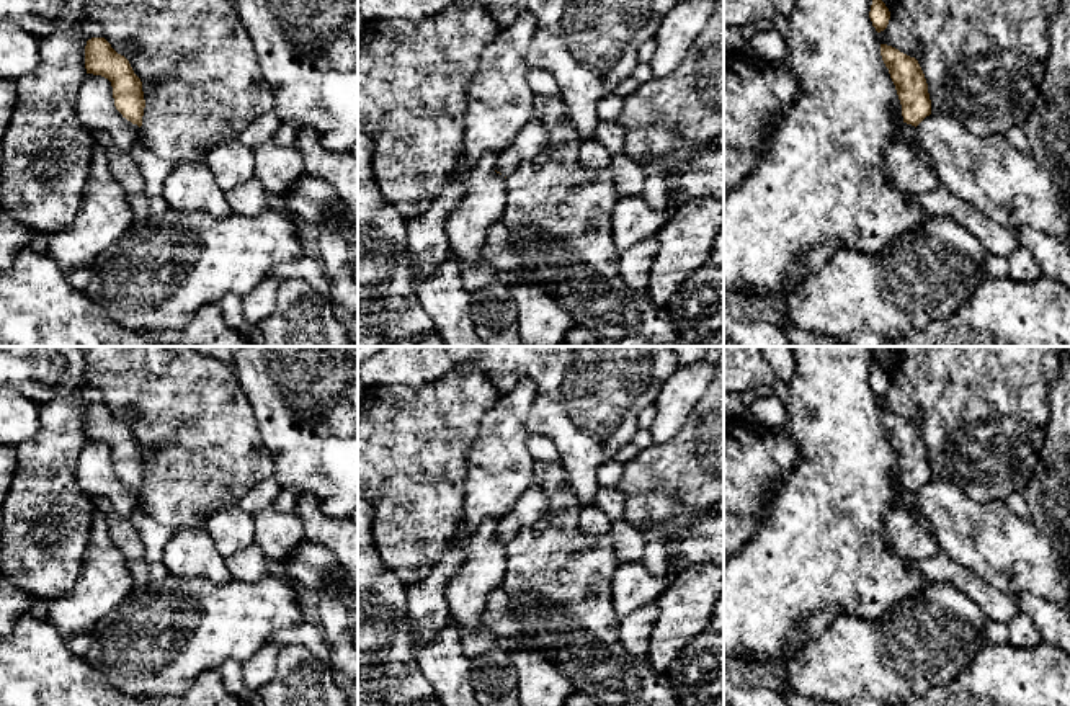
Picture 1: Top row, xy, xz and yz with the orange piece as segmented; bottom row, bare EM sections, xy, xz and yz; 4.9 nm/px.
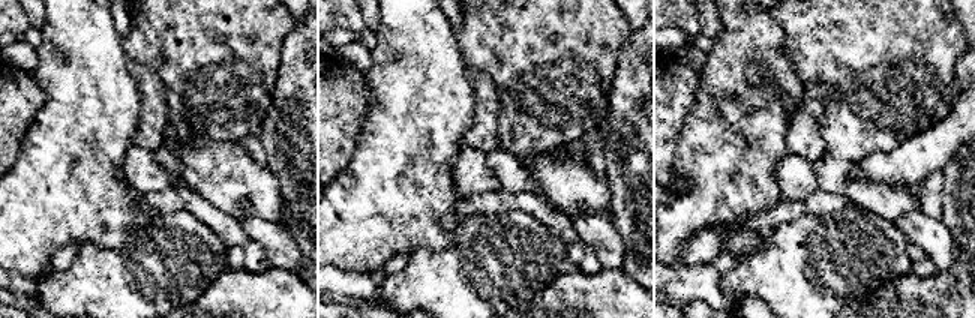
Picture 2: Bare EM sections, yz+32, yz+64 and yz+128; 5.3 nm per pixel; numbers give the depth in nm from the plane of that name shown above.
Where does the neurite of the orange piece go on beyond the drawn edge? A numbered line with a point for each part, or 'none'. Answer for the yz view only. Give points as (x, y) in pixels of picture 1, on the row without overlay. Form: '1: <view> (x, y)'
1: yz (905, 499)

